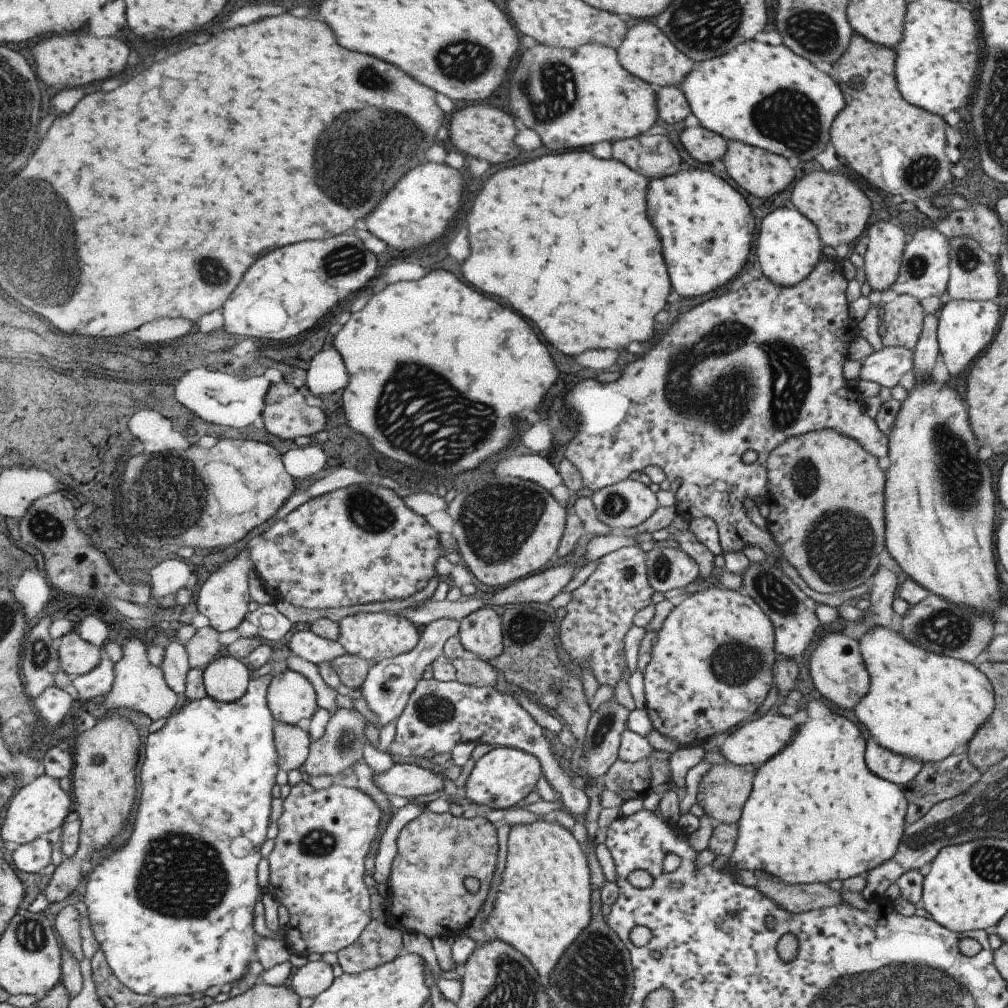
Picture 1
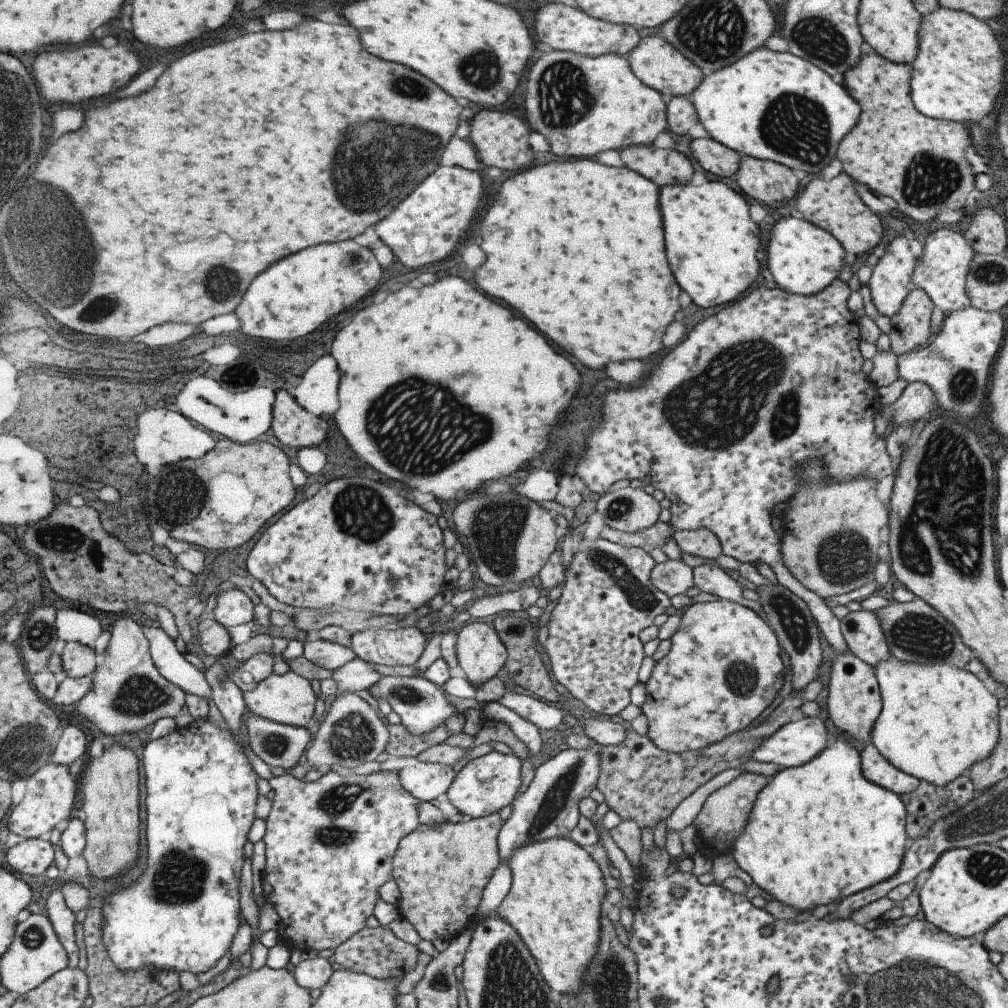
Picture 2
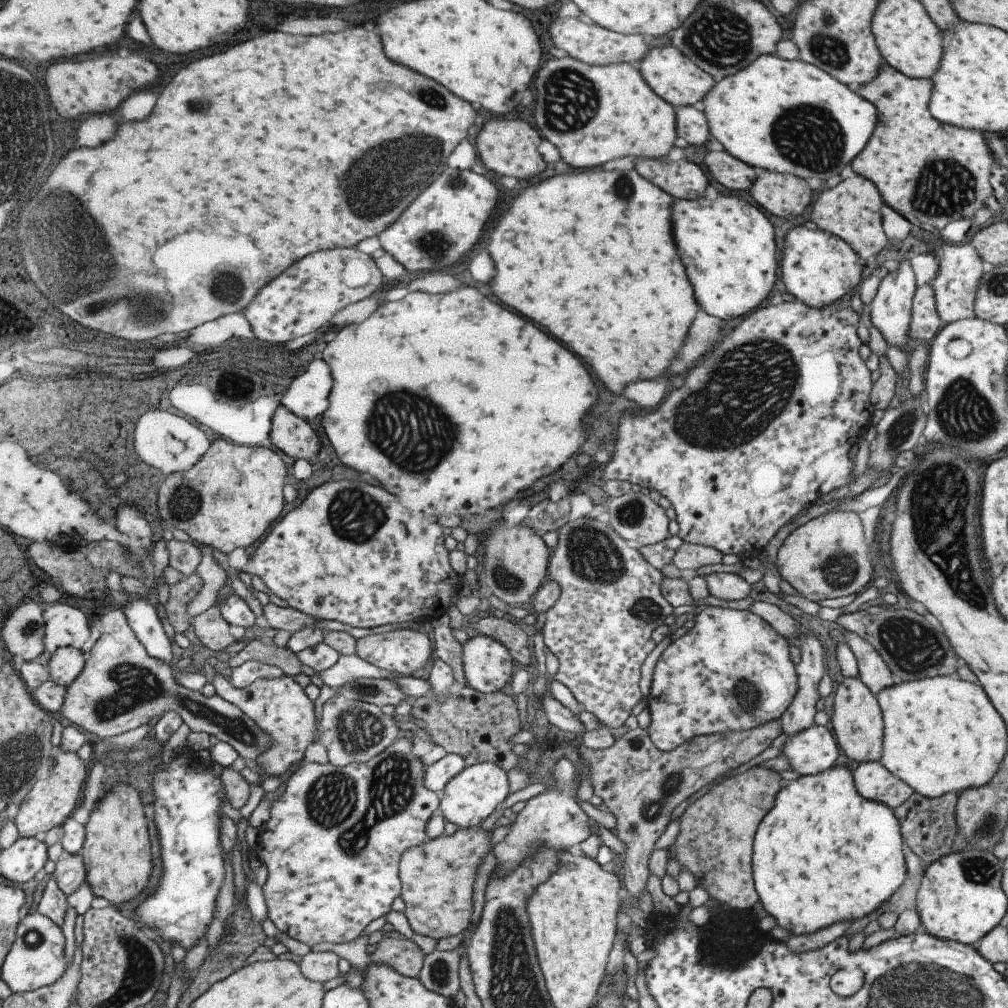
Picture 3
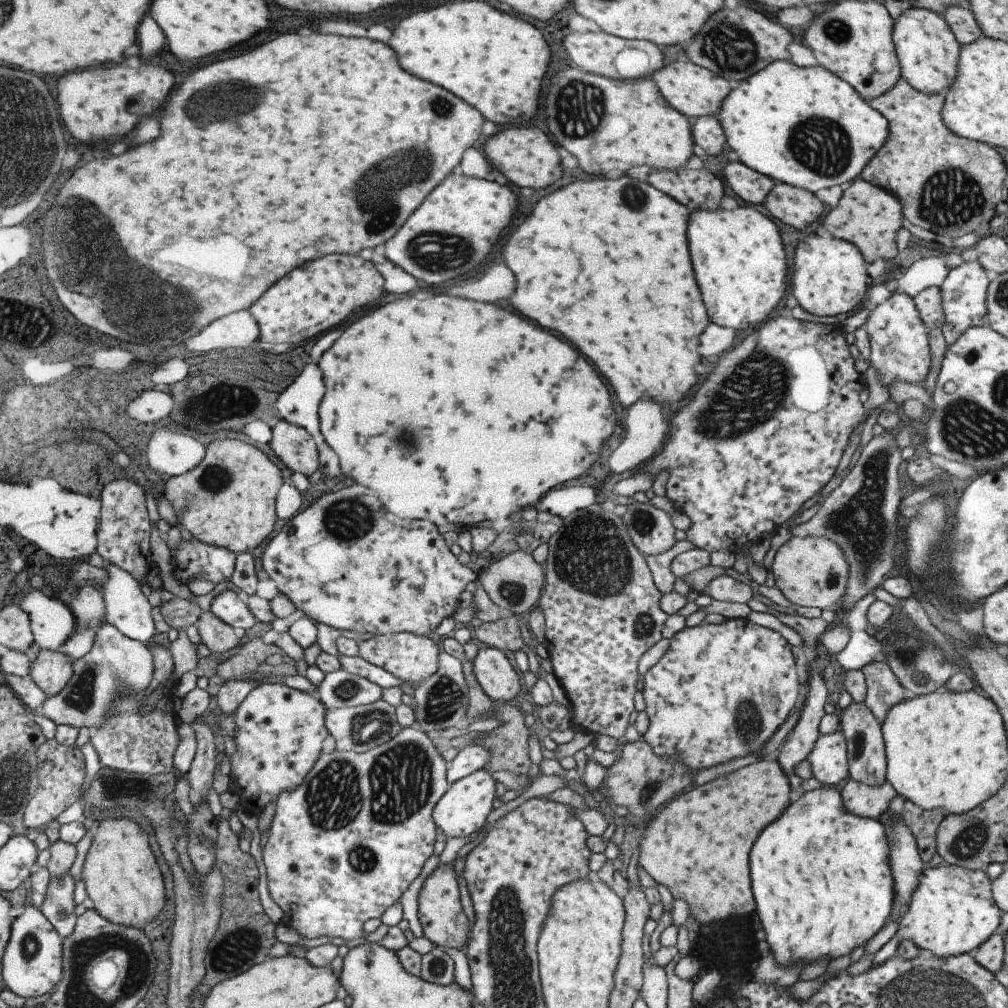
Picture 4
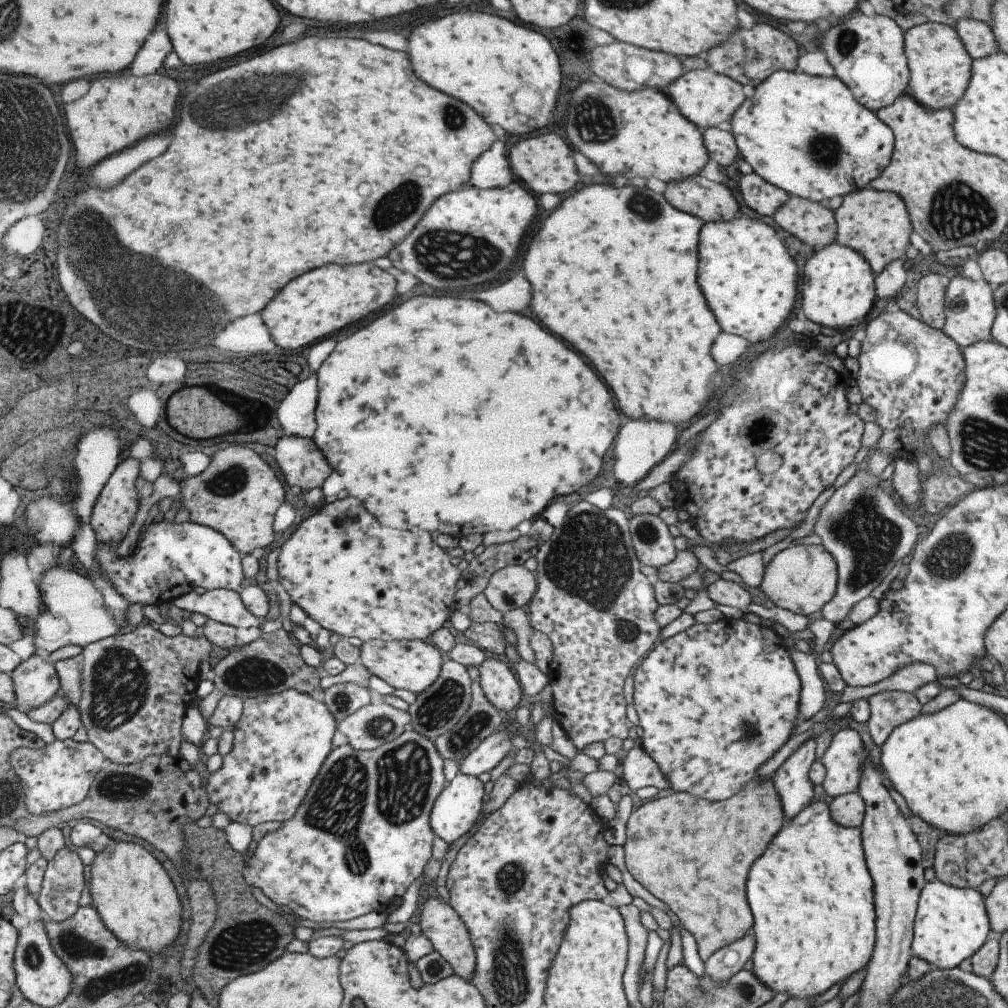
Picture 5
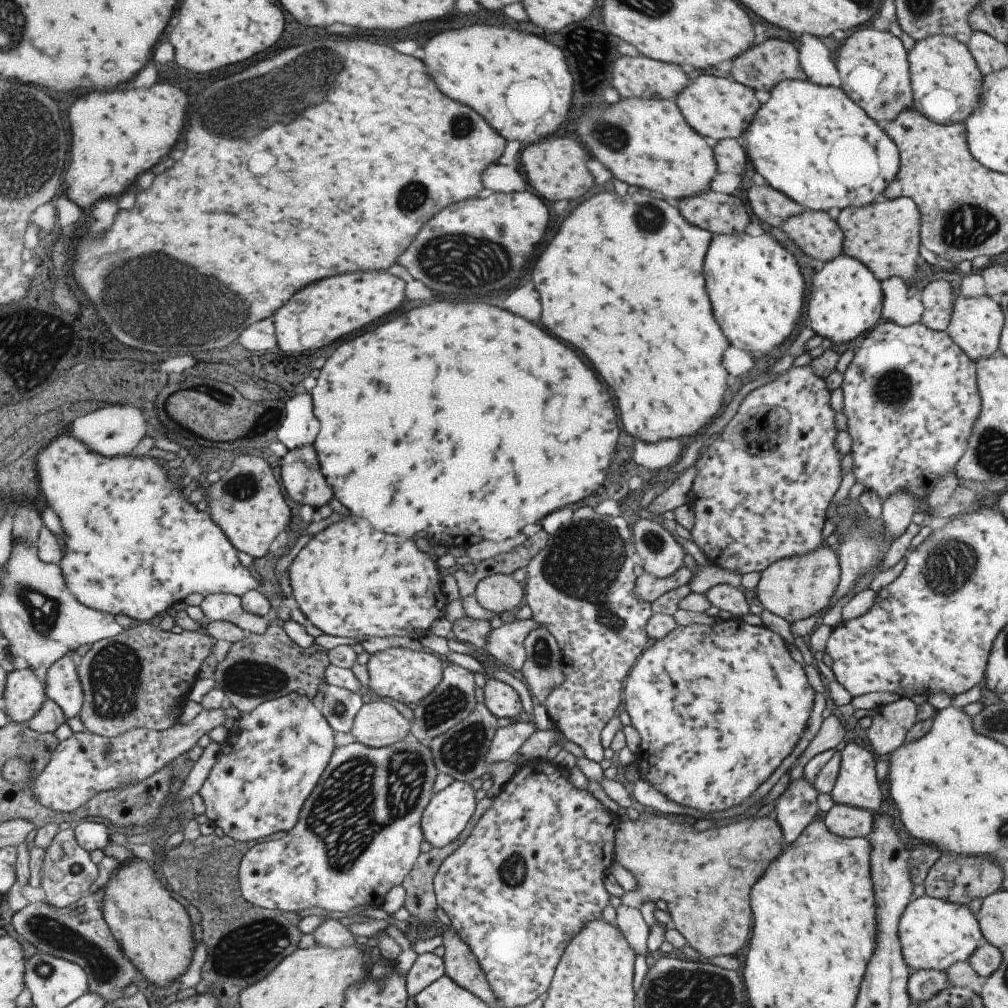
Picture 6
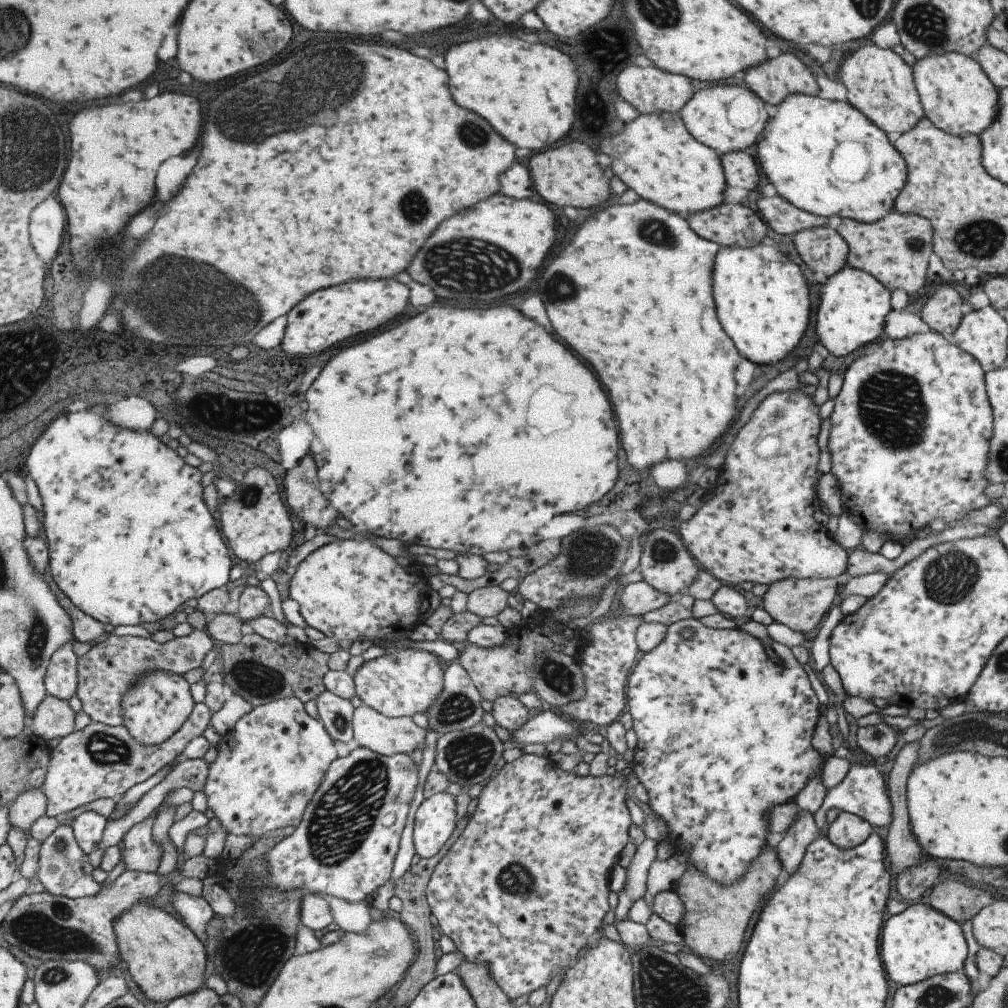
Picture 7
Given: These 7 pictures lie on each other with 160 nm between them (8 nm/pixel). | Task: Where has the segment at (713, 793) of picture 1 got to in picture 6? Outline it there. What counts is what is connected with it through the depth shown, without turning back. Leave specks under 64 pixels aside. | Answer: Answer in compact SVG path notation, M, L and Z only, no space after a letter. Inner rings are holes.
M657 812L639 814L636 822L616 822L614 834L614 862L621 864L633 874L637 888L620 897L620 904L638 908L643 900L666 902L668 913L674 922L674 929L686 940L701 958L729 956L744 950L749 938L752 912L749 890L761 878L769 862L774 861L781 852L782 832L773 815L745 822L717 822L703 832L694 832L692 825L680 824L673 814L656 816Z

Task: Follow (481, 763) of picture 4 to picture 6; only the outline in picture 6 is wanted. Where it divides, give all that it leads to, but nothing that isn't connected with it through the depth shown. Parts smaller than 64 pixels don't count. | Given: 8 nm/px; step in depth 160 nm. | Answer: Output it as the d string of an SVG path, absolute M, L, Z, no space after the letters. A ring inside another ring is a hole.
M518 720L498 728L489 745L488 761L490 763L508 761L535 731L535 725L532 722Z

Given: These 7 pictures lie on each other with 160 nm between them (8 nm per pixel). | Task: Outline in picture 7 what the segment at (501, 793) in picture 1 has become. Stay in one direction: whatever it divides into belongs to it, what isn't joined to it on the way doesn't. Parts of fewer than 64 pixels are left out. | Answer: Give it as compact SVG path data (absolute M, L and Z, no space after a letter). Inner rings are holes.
M452 790L425 798L416 810L413 844L420 858L437 856L457 828L457 800Z

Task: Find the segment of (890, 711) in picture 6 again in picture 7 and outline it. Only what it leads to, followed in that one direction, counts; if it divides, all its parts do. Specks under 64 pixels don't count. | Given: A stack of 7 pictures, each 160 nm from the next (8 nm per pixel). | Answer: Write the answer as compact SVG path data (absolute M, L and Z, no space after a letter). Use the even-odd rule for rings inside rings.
M886 723L857 727L855 738L857 746L873 759L885 756L895 744L895 732Z

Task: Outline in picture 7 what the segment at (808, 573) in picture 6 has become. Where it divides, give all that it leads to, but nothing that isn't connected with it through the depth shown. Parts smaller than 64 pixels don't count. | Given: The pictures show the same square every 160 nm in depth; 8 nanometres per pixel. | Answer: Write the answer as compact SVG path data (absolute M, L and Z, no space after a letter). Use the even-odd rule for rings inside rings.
M783 579L768 586L762 595L762 609L773 621L785 624L789 630L807 634L817 626L821 616L829 611L829 606L835 601L835 594L835 579Z

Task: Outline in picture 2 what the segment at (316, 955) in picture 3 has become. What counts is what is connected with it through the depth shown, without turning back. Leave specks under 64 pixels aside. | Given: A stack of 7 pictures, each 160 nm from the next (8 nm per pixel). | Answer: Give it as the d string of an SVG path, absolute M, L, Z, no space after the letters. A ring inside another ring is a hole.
M305 958L294 970L294 975L299 986L307 990L322 990L335 974L331 962L327 958Z

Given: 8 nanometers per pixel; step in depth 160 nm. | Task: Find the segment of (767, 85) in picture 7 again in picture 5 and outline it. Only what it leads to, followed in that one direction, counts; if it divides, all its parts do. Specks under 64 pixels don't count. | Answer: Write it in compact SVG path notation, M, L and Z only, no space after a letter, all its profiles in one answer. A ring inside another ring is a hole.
M755 23L749 30L738 26L736 32L727 41L708 50L704 56L708 56L707 66L713 72L728 76L742 86L749 84L749 86L756 87L771 72L797 70L796 58L803 48L803 44L794 41L779 29Z

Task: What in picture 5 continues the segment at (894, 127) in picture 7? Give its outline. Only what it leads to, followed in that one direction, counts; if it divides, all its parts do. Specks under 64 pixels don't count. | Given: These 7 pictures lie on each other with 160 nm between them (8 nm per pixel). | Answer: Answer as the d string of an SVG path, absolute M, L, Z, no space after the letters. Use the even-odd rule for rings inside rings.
M855 9L845 22L832 24L831 28L824 32L813 33L809 38L809 44L819 46L824 52L827 62L834 70L834 76L849 89L853 98L872 113L880 108L893 104L901 94L907 92L908 88L908 66L904 53L904 42L902 32L895 21L886 16L864 16L861 11Z

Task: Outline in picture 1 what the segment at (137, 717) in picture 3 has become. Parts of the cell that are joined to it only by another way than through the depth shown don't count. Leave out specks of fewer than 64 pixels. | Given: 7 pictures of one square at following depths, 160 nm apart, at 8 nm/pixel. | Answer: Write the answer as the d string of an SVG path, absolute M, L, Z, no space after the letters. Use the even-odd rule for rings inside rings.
M131 637L123 640L121 644L124 650L123 658L115 663L115 682L110 693L103 702L107 713L117 712L117 708L127 708L142 712L154 721L168 717L173 712L173 706L177 704L179 695L166 681L162 666L155 666L148 655L148 647L145 641ZM115 710L115 711L113 711ZM277 722L274 730L278 763L281 770L301 770L310 755L313 738L305 725L290 725Z

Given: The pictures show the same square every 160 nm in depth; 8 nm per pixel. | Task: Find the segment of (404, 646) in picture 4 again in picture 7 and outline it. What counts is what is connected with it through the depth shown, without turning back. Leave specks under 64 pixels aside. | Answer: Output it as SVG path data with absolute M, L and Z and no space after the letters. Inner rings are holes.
M399 649L387 652L384 655L365 661L363 666L354 673L356 682L356 694L363 704L378 710L388 717L411 717L419 712L427 714L428 710L436 704L437 698L443 690L443 662L435 653L416 649Z

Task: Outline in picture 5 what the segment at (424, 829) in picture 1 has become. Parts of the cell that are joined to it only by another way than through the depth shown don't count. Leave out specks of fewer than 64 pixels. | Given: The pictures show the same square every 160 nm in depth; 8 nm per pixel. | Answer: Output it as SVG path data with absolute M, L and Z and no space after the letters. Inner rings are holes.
M436 896L427 899L419 917L422 933L429 937L429 940L432 940L435 950L447 959L457 975L467 979L468 982L472 982L477 966L476 947L473 944L468 927L465 926L459 913L450 905L450 902L448 904L441 902L441 899Z

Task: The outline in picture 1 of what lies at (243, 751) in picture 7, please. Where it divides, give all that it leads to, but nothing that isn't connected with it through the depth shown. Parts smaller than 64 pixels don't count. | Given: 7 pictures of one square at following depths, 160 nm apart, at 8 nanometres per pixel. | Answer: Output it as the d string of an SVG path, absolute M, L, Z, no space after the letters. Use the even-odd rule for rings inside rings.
M287 668L272 678L268 705L276 722L305 725L319 710L316 687L304 674Z

